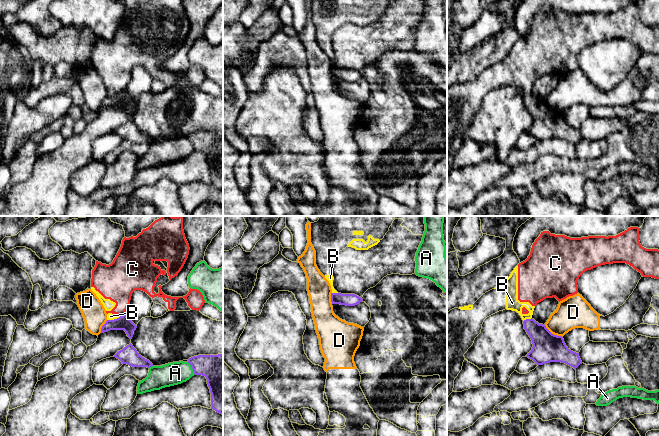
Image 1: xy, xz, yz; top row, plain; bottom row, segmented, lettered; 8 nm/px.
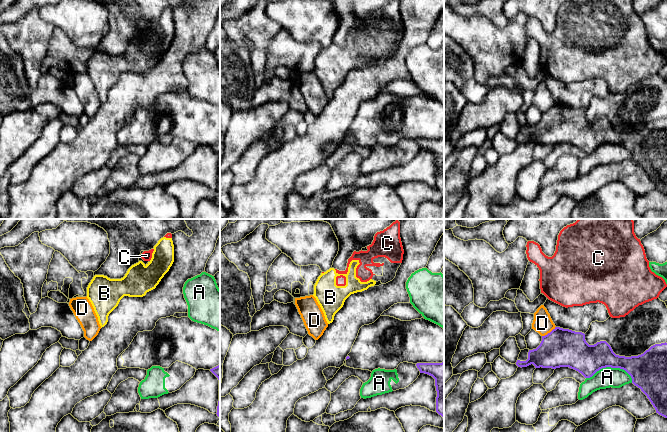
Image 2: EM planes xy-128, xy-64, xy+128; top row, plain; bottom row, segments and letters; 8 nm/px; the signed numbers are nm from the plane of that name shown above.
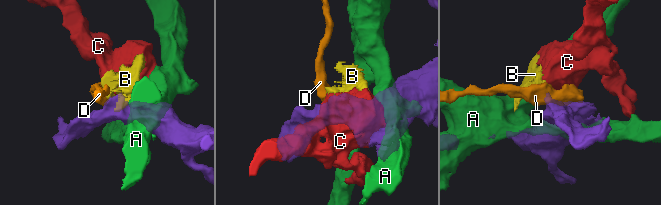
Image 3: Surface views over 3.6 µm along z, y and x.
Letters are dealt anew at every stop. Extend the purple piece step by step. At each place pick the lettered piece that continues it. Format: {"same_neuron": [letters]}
{"same_neuron": []}

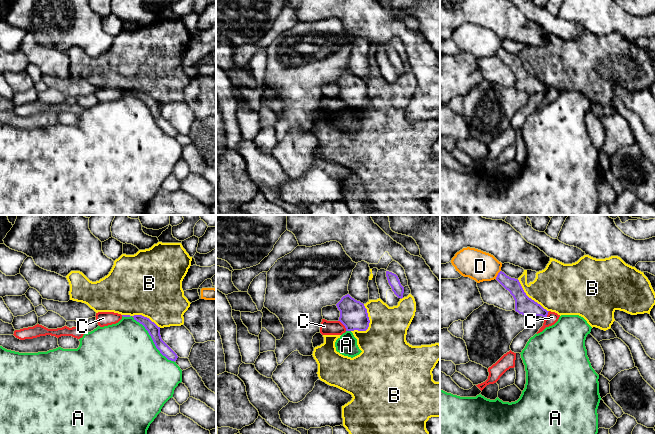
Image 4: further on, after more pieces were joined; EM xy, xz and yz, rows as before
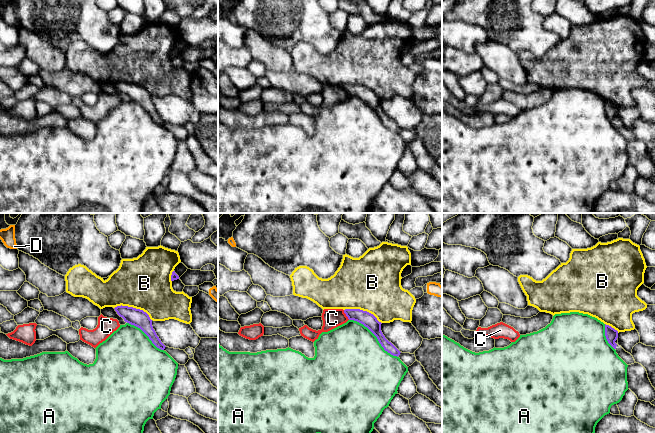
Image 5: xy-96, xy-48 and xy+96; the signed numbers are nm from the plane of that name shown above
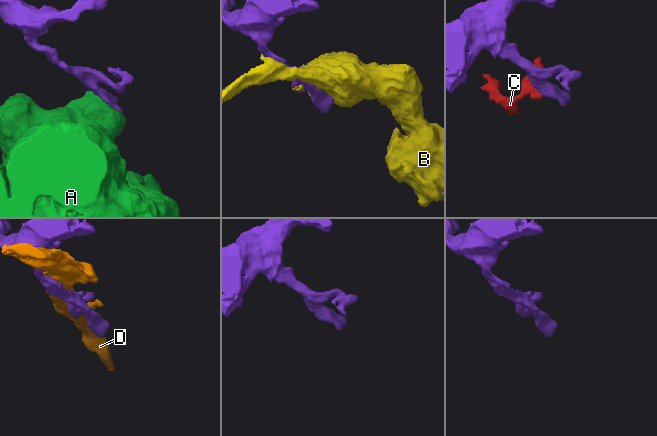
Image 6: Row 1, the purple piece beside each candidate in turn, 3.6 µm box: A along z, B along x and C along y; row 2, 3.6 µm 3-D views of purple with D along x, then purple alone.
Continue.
{"same_neuron": []}

